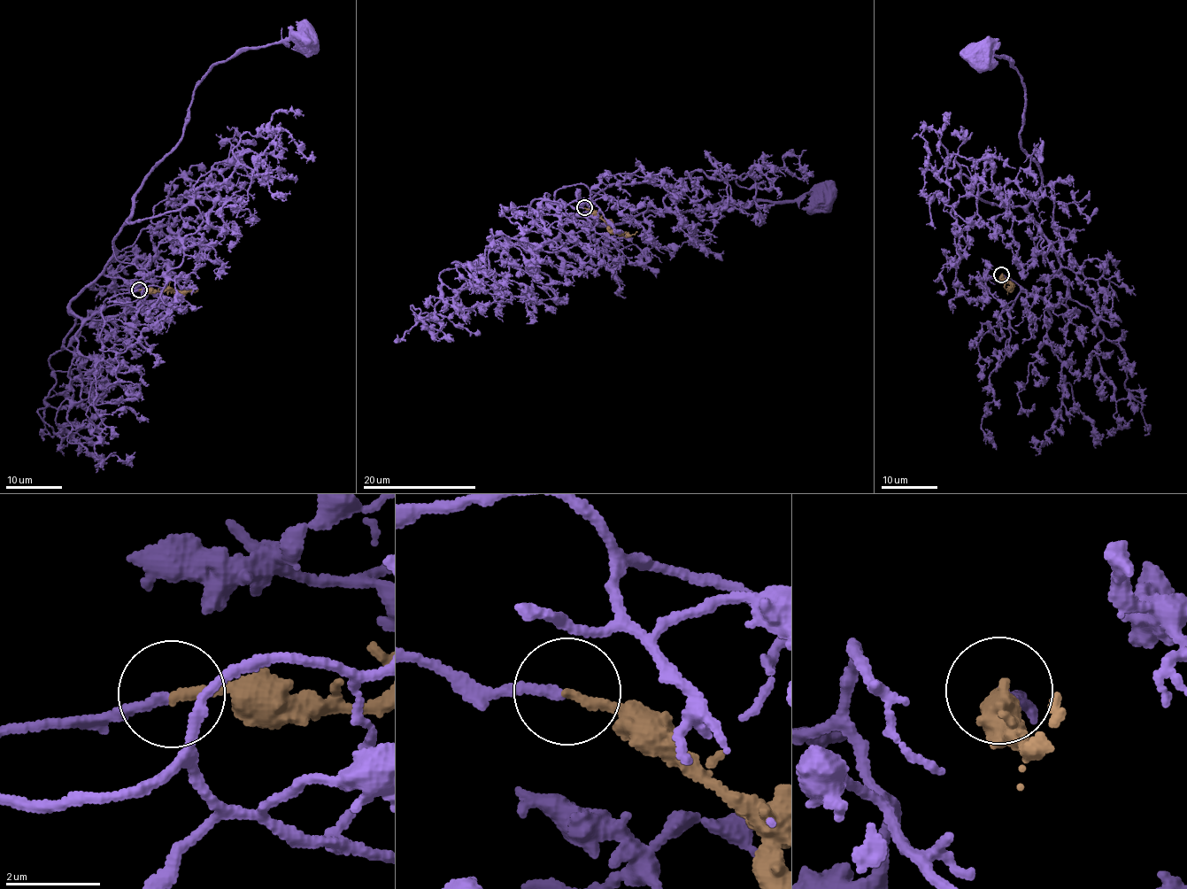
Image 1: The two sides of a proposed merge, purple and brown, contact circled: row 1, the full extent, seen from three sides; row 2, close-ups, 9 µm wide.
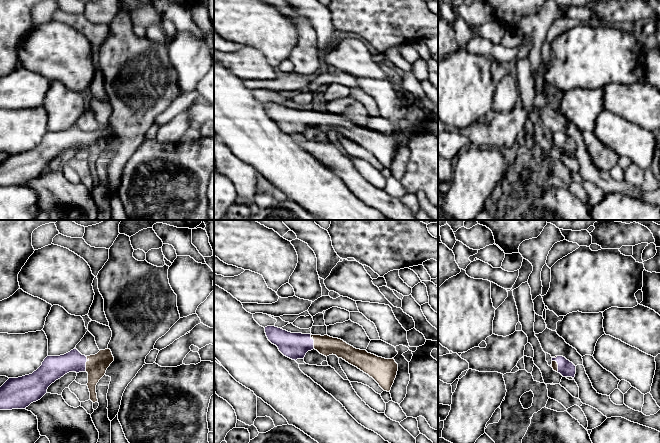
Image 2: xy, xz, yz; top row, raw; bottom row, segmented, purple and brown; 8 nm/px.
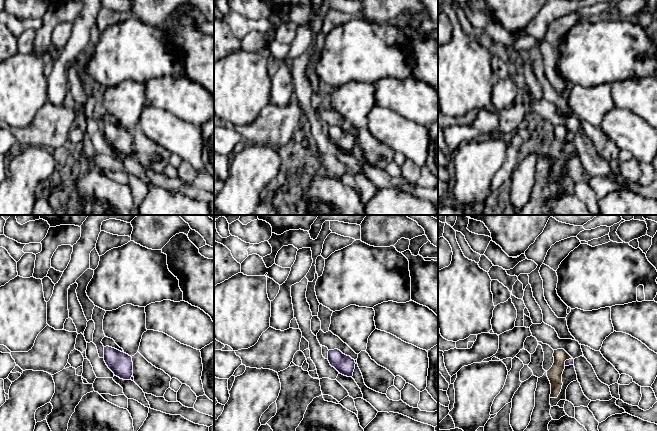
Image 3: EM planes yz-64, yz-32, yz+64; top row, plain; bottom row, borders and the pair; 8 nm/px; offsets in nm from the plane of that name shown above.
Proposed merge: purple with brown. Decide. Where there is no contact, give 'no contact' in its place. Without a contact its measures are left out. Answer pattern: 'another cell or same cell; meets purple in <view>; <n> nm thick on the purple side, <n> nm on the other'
same cell; meets purple in xy; 190 nm thick on the purple side, 170 nm on the other

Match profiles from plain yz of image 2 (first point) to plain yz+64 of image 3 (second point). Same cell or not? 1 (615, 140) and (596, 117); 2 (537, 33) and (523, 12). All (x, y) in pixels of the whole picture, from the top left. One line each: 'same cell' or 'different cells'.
1: different cells
2: different cells

